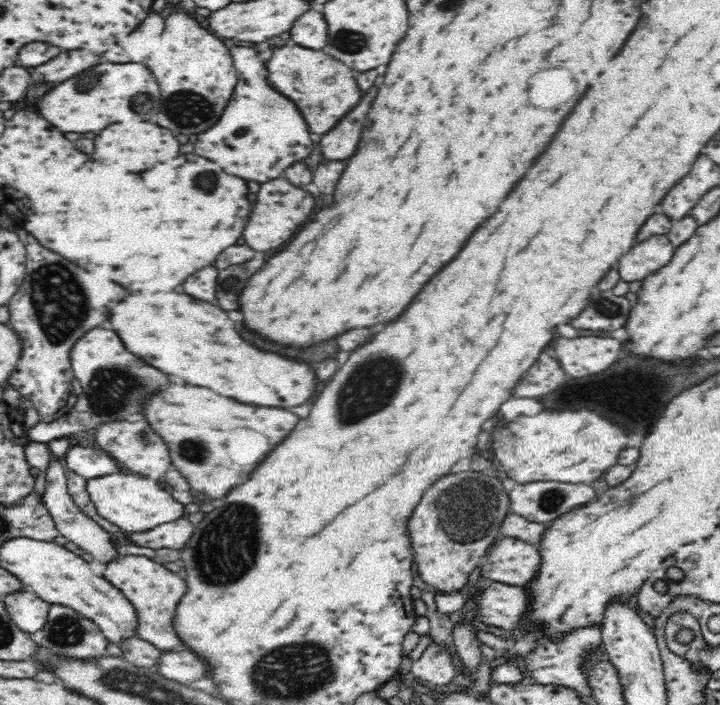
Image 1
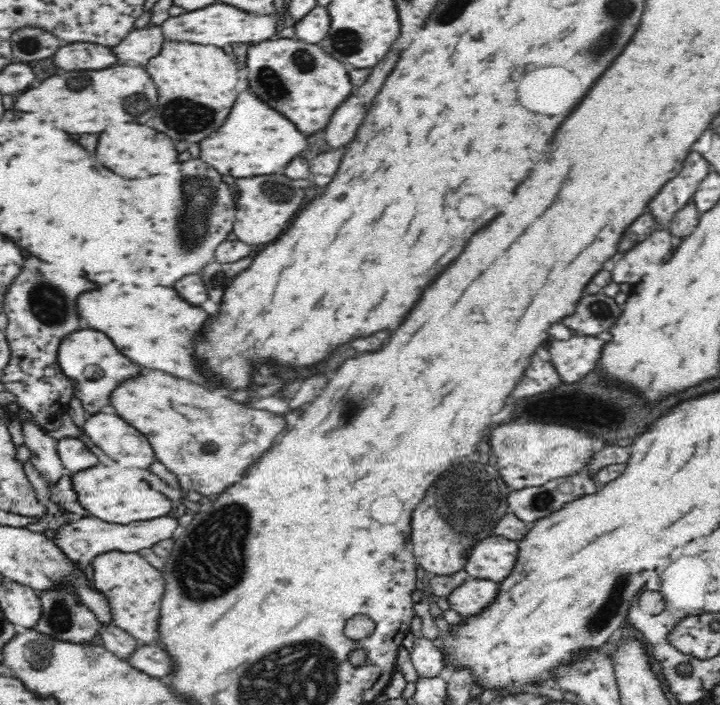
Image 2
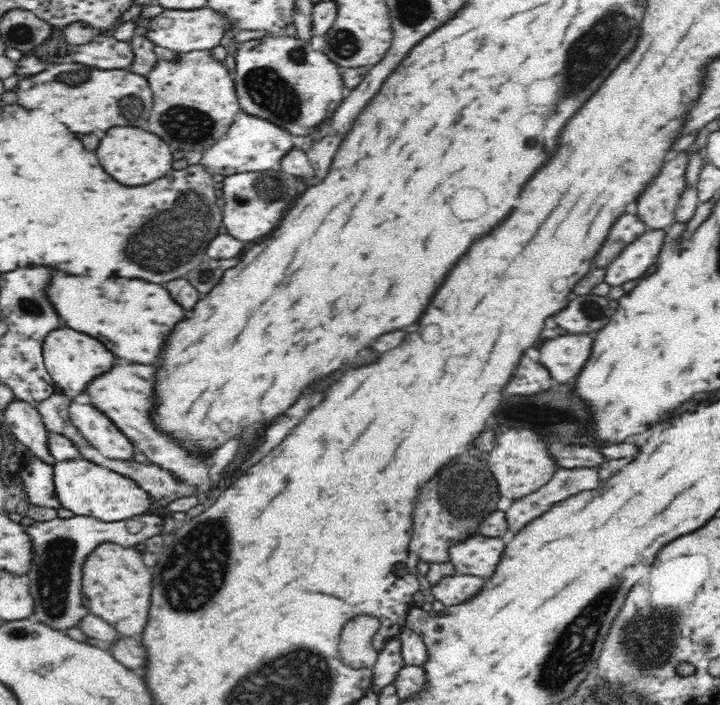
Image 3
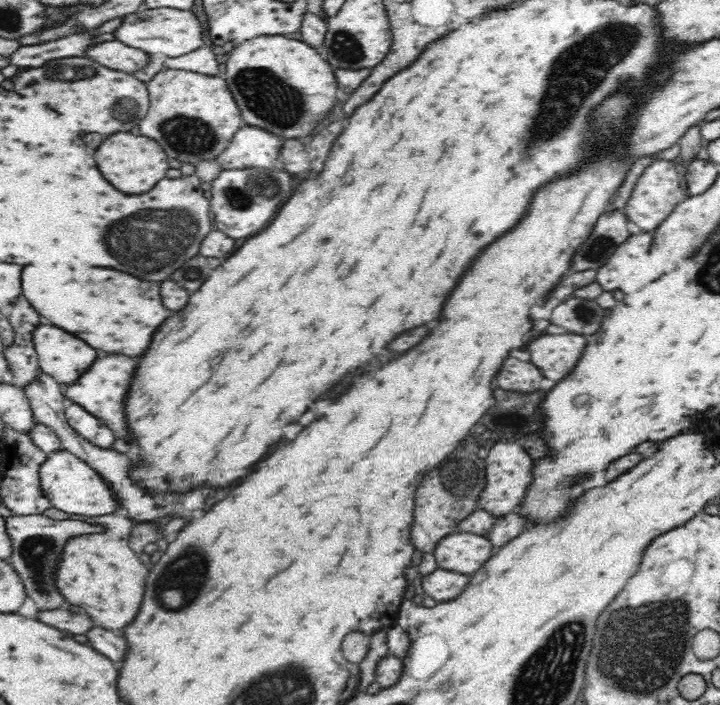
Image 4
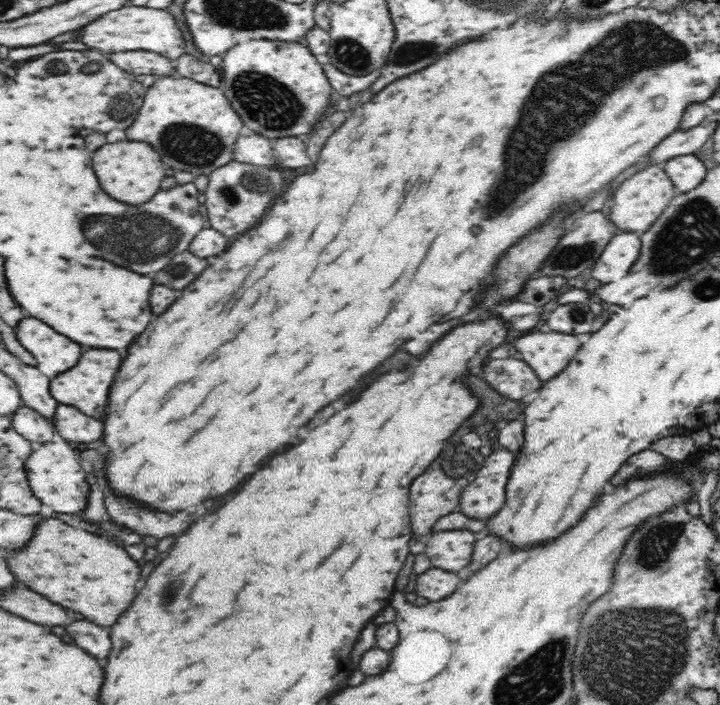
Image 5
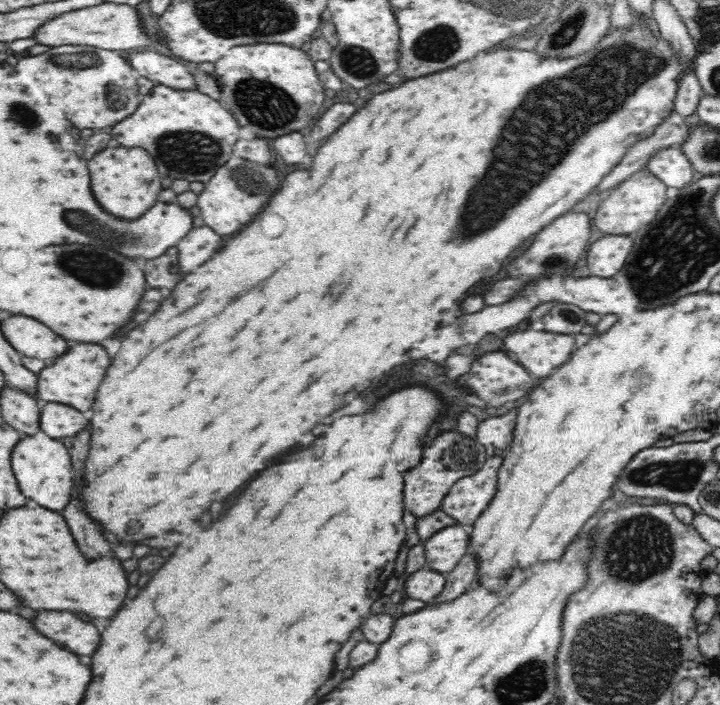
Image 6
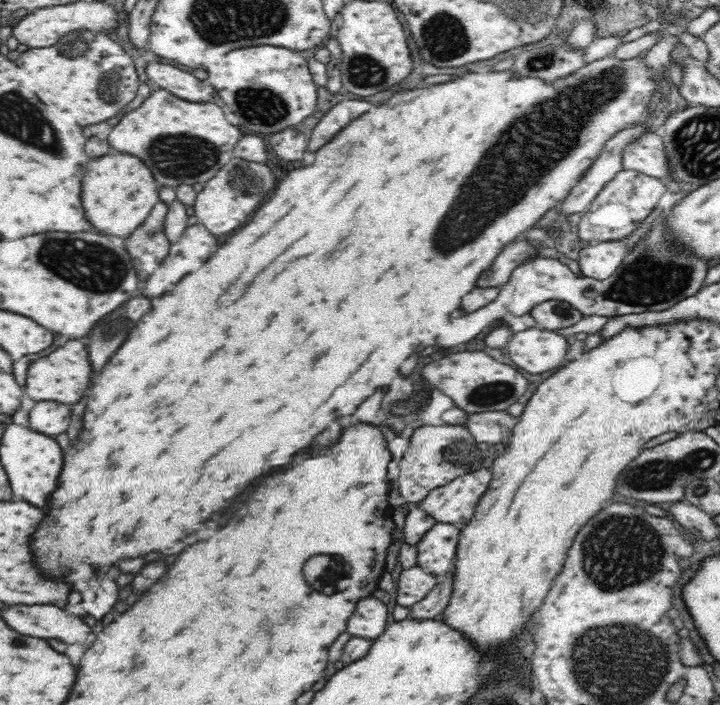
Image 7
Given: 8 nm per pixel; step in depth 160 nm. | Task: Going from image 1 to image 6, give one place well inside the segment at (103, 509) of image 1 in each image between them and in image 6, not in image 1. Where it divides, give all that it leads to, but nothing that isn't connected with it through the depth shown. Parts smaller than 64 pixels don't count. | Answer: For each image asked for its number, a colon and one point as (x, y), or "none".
2: (117, 497)
3: (87, 489)
4: (72, 486)
5: (58, 479)
6: (43, 466)

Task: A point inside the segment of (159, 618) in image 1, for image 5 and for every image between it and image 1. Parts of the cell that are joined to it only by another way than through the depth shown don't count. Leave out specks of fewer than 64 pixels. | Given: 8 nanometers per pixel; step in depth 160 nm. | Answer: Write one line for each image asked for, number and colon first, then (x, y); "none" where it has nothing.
2: (135, 588)
3: (118, 584)
4: (105, 576)
5: (74, 568)

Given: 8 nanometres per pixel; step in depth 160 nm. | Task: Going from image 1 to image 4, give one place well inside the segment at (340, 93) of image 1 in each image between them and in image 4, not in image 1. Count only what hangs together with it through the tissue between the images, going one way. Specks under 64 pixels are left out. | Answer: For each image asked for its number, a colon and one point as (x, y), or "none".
2: (299, 79)
3: (283, 78)
4: (283, 84)

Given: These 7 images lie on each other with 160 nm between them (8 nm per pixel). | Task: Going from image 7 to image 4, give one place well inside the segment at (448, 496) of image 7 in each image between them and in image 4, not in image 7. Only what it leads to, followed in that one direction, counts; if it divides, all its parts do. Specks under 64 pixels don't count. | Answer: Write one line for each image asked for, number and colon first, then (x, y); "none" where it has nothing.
4: (510, 468)
5: (482, 498)
6: (469, 497)

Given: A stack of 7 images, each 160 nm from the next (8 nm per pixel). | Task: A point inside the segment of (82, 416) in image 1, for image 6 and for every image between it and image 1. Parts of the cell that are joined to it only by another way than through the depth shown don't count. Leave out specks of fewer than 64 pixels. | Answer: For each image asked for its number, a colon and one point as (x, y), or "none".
2: (89, 357)
3: (73, 359)
4: (50, 342)
5: (54, 354)
6: (29, 337)

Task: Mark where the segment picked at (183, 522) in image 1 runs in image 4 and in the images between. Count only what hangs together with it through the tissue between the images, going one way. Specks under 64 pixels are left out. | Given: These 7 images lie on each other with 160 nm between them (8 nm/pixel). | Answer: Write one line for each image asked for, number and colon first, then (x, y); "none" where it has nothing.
2: (83, 540)
3: (62, 545)
4: (39, 541)

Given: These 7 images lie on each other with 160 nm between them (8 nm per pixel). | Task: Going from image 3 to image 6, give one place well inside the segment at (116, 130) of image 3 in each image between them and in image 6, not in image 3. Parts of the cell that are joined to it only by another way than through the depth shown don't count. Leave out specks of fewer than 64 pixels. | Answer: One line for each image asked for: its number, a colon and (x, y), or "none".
4: (132, 163)
5: (131, 171)
6: (125, 180)

